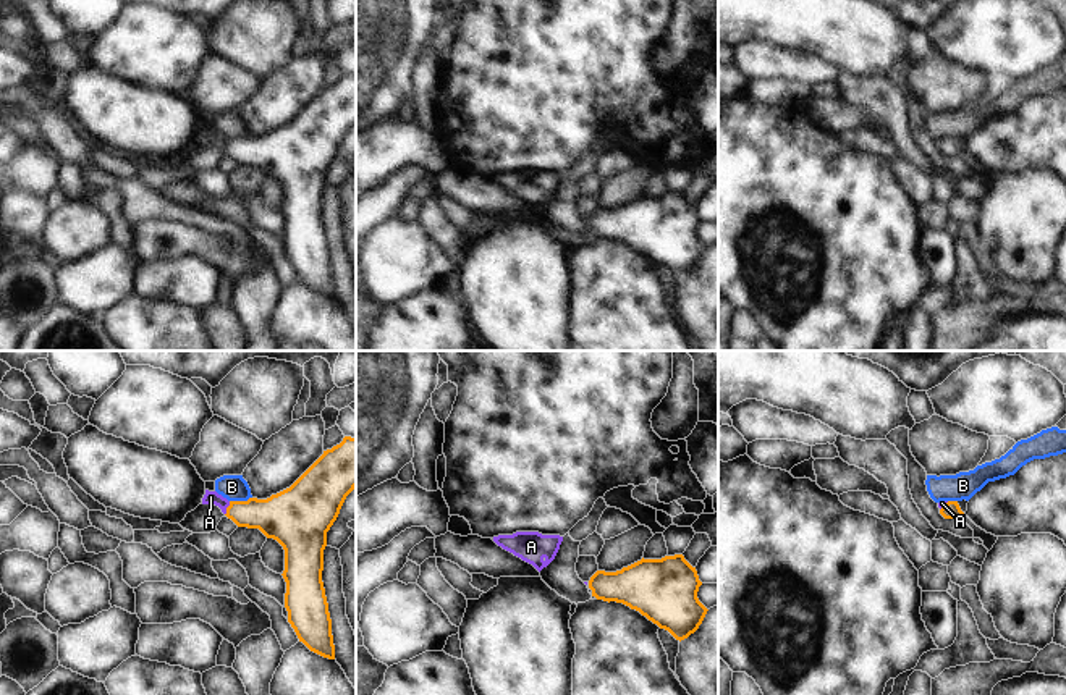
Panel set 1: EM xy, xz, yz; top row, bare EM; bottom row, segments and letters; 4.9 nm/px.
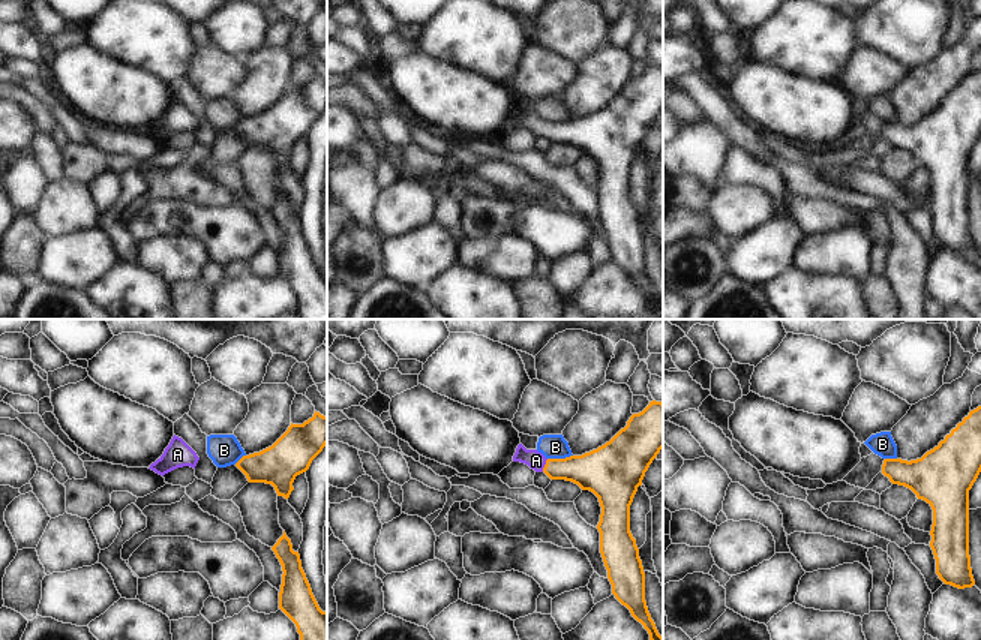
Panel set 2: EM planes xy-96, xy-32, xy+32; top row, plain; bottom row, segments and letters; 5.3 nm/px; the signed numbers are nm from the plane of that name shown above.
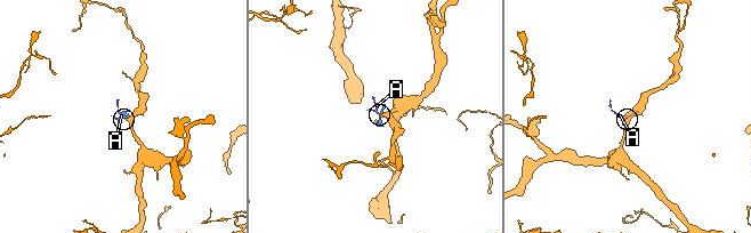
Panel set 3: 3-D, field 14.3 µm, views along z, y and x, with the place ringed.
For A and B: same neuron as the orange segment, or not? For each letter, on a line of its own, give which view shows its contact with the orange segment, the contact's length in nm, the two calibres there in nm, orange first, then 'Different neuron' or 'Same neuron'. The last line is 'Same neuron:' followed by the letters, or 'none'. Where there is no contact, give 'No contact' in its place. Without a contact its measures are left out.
A: Touches orange in xy. Shared border 80 nm. Thickness 200 nm (orange) against 60 nm. Same neuron
B: Touches orange in xy. Shared border 110 nm. Thickness 260 nm (orange) against 130 nm. Different neuron
Same neuron: A.

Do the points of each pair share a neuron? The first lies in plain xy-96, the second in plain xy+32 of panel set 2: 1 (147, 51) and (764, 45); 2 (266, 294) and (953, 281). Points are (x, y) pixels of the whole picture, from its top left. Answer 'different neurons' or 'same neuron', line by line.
1: same neuron
2: same neuron

